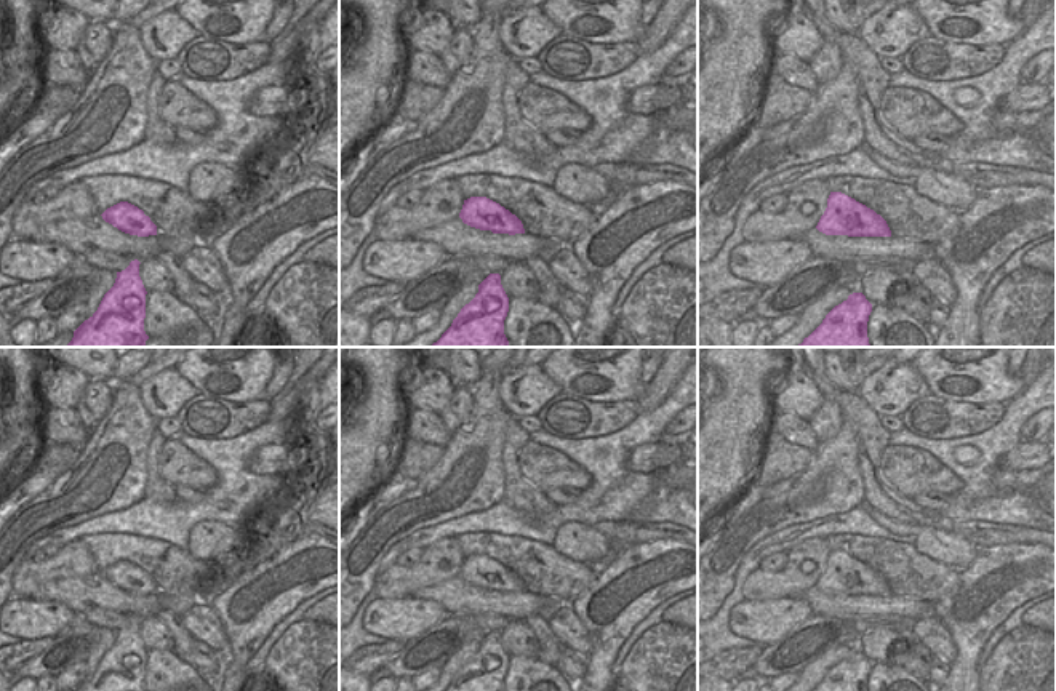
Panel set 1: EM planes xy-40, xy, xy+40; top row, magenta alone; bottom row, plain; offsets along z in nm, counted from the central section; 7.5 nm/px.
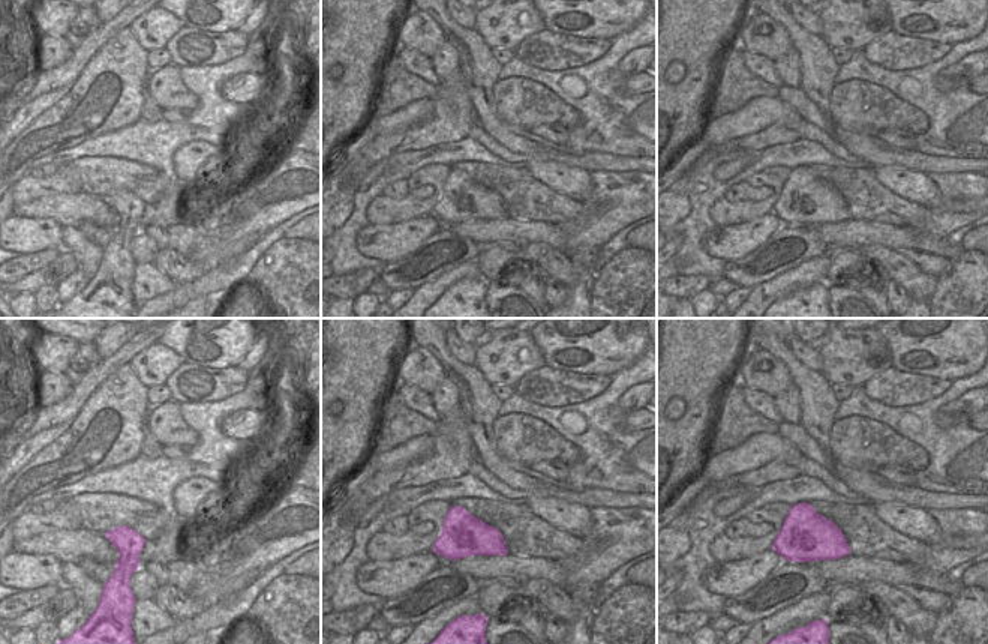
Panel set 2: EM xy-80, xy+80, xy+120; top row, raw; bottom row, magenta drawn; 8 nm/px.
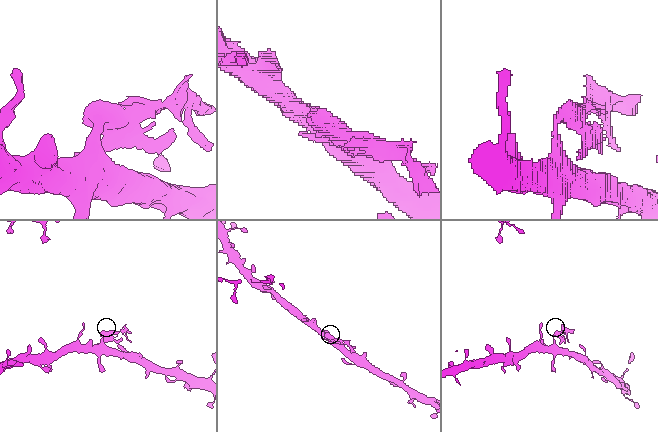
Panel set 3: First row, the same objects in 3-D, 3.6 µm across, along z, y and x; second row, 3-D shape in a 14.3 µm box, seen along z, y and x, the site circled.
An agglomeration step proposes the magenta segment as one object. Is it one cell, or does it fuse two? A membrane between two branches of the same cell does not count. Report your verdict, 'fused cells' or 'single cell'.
fused cells

